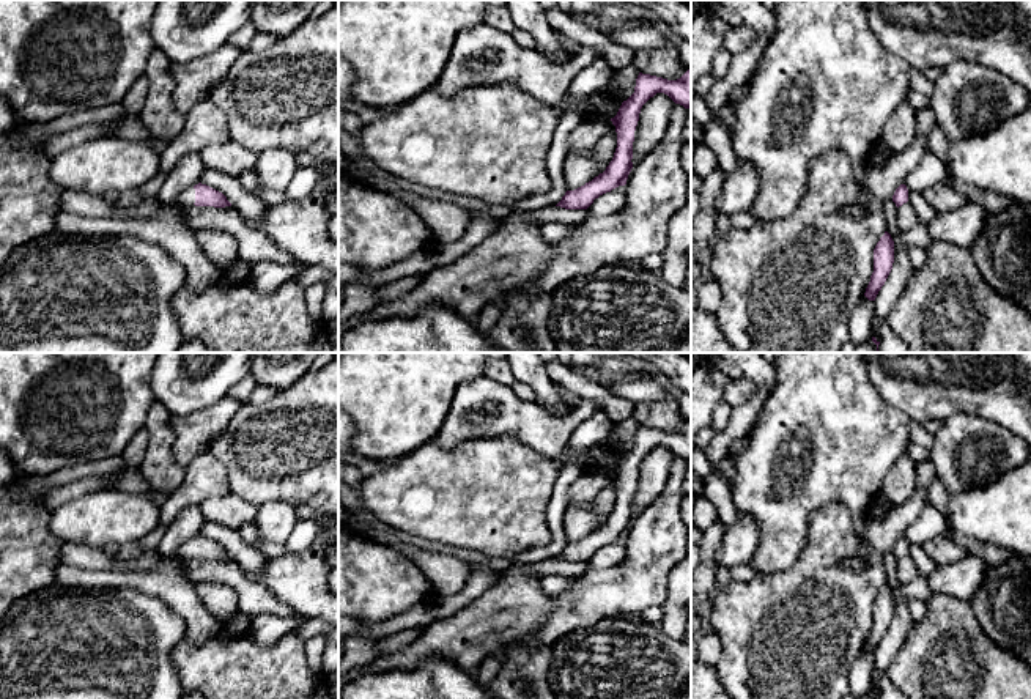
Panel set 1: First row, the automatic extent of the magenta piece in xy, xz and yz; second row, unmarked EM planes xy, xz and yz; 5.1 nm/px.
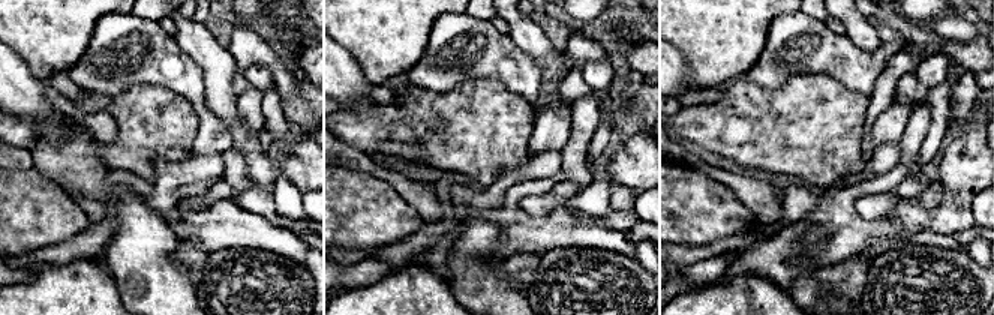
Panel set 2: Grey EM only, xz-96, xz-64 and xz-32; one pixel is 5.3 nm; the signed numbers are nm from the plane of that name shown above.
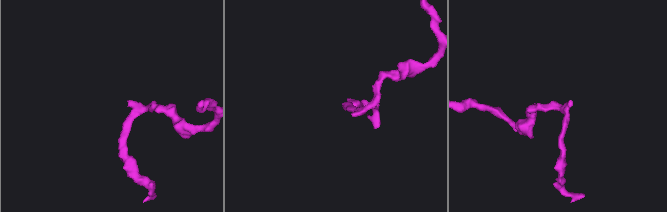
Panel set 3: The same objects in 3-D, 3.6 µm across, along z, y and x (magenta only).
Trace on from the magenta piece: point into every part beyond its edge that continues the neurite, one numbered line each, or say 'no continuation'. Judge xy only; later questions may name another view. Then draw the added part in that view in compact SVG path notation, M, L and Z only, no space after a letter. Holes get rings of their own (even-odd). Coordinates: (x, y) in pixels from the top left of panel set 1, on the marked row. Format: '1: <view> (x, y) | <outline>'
1: xy (188, 197) | M194 186L186 189L179 198L172 203L173 206L183 206L183 208L187 208L187 206L192 206L195 203L195 189Z

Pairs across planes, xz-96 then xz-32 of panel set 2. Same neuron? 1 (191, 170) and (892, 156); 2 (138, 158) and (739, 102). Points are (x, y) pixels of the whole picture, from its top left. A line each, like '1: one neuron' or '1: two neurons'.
1: one neuron
2: one neuron

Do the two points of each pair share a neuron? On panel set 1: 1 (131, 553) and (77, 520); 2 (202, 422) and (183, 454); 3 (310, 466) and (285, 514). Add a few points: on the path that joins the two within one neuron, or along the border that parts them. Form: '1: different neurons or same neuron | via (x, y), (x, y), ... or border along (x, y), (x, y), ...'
1: different neurons | border along (136, 542), (123, 542), (115, 550)
2: same neuron | via (199, 430), (188, 446)
3: different neurons | border along (291, 504), (268, 501), (258, 507)

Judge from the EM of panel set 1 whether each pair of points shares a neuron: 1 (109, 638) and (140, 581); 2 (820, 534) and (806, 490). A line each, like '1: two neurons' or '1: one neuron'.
1: two neurons
2: two neurons

